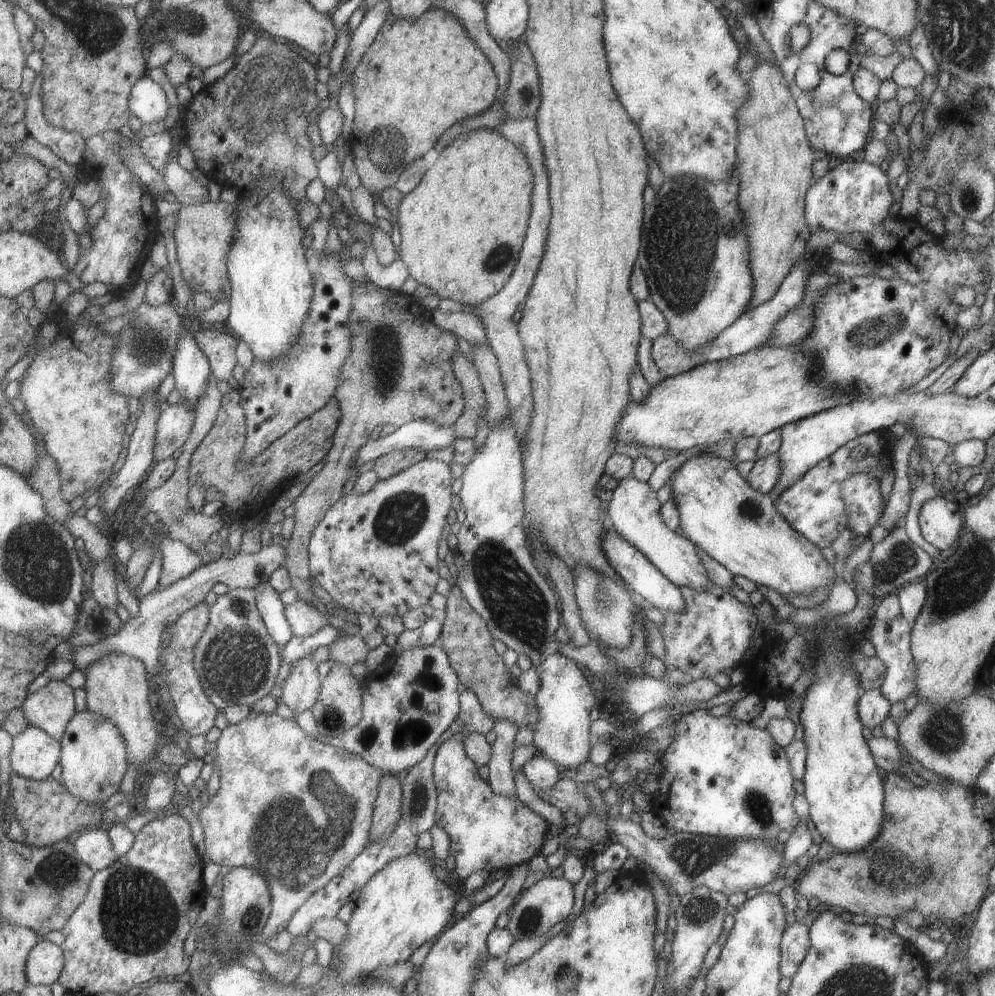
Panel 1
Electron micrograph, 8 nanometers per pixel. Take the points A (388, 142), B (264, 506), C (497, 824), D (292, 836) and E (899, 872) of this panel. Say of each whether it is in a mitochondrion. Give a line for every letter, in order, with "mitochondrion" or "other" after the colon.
A: mitochondrion
B: other
C: other
D: mitochondrion
E: mitochondrion

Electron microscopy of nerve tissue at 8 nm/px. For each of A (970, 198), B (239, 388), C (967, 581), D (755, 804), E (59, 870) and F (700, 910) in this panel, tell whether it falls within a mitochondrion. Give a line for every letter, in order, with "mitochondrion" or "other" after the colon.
A: mitochondrion
B: other
C: mitochondrion
D: mitochondrion
E: mitochondrion
F: mitochondrion

